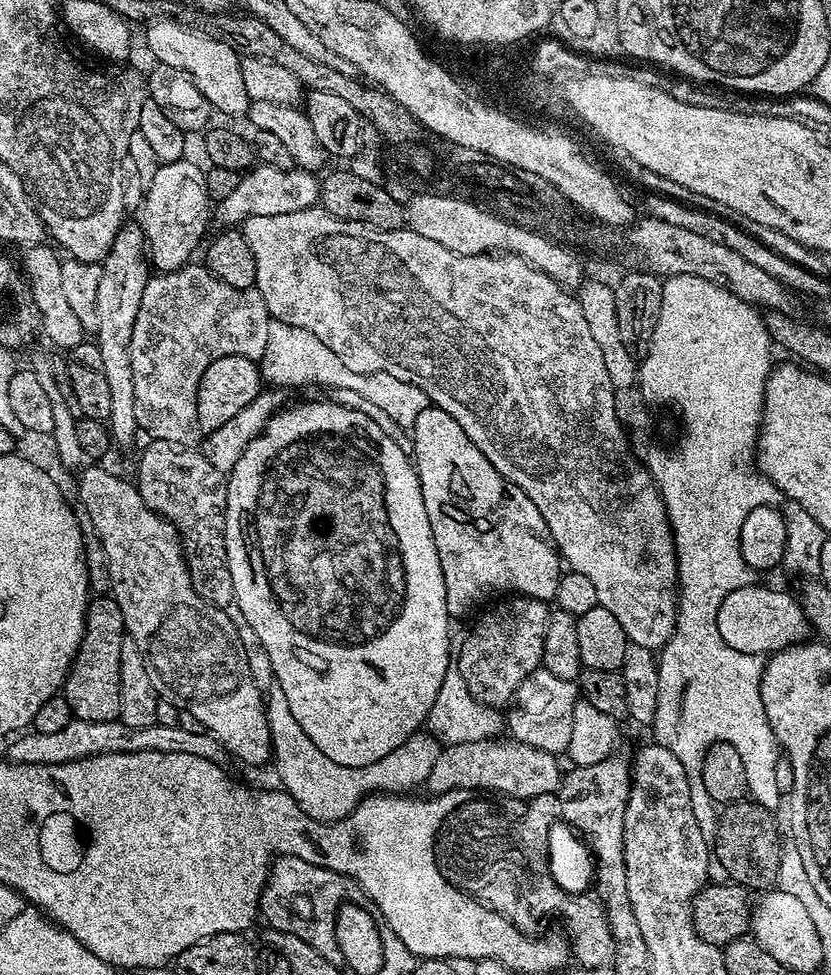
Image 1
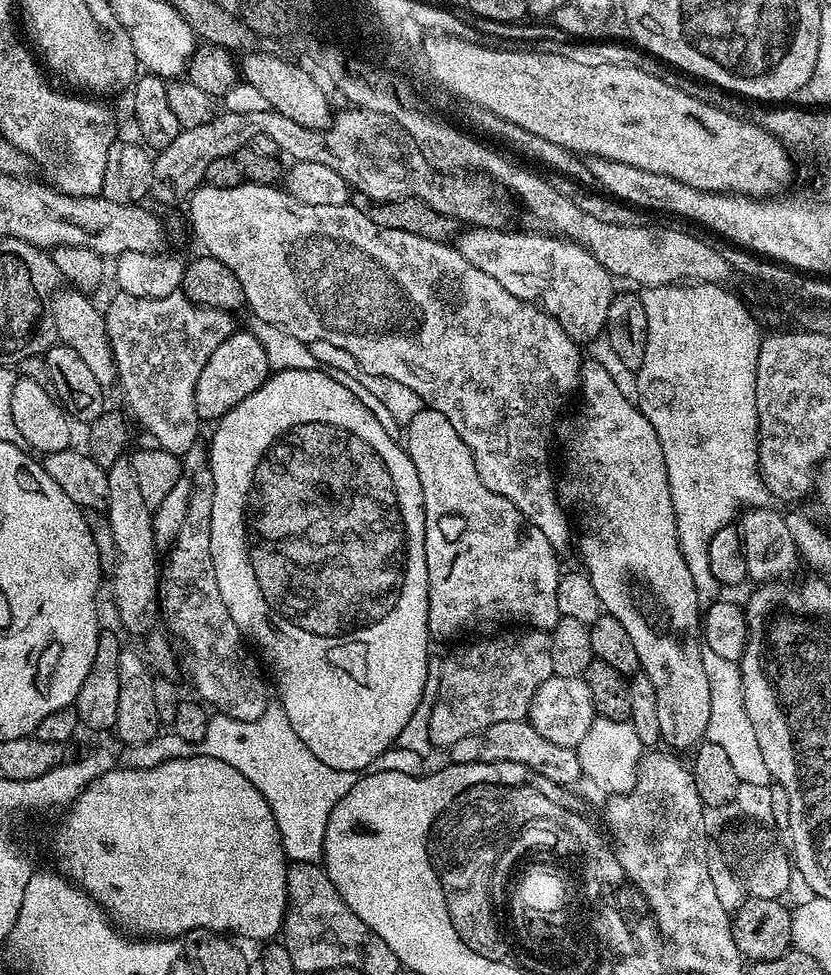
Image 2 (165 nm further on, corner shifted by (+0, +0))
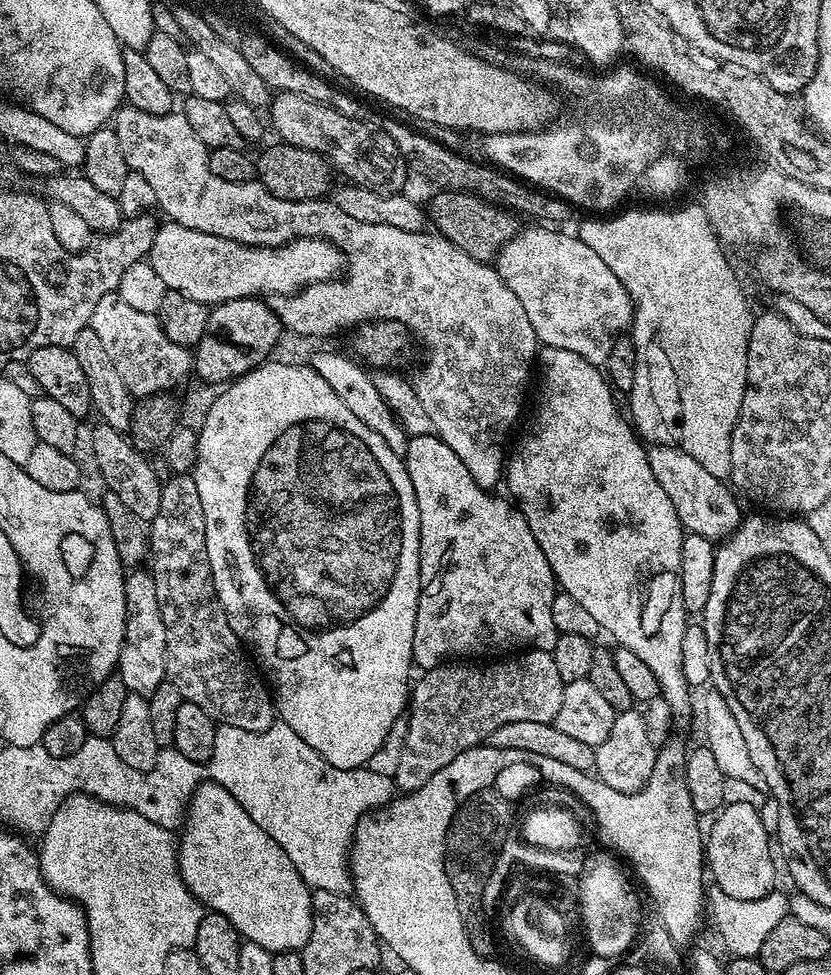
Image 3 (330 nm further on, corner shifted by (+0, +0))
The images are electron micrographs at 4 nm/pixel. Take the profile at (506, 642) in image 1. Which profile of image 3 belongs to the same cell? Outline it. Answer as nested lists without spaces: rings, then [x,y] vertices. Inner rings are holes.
[[[524,650],[511,658],[500,658],[497,664],[484,664],[488,662],[445,662],[438,668],[429,668],[423,673],[420,681],[413,683],[410,688],[410,699],[406,705],[408,729],[406,742],[402,750],[402,759],[398,761],[398,770],[394,783],[400,787],[401,793],[413,792],[438,770],[448,768],[450,762],[458,754],[466,750],[483,745],[498,726],[506,726],[510,722],[546,722],[553,723],[562,706],[564,683],[558,678],[558,666],[554,666],[551,652],[538,652]]]

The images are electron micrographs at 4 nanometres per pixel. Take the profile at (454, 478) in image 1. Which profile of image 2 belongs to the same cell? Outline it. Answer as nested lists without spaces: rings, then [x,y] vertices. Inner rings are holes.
[[[424,406],[406,425],[406,451],[418,470],[418,482],[424,495],[424,549],[428,575],[428,635],[450,642],[463,632],[476,632],[491,624],[527,626],[532,630],[551,630],[561,614],[558,610],[558,582],[562,567],[556,561],[557,549],[550,546],[546,534],[538,530],[502,494],[494,494],[478,478],[478,466],[462,442],[458,430],[450,426],[446,414]]]

